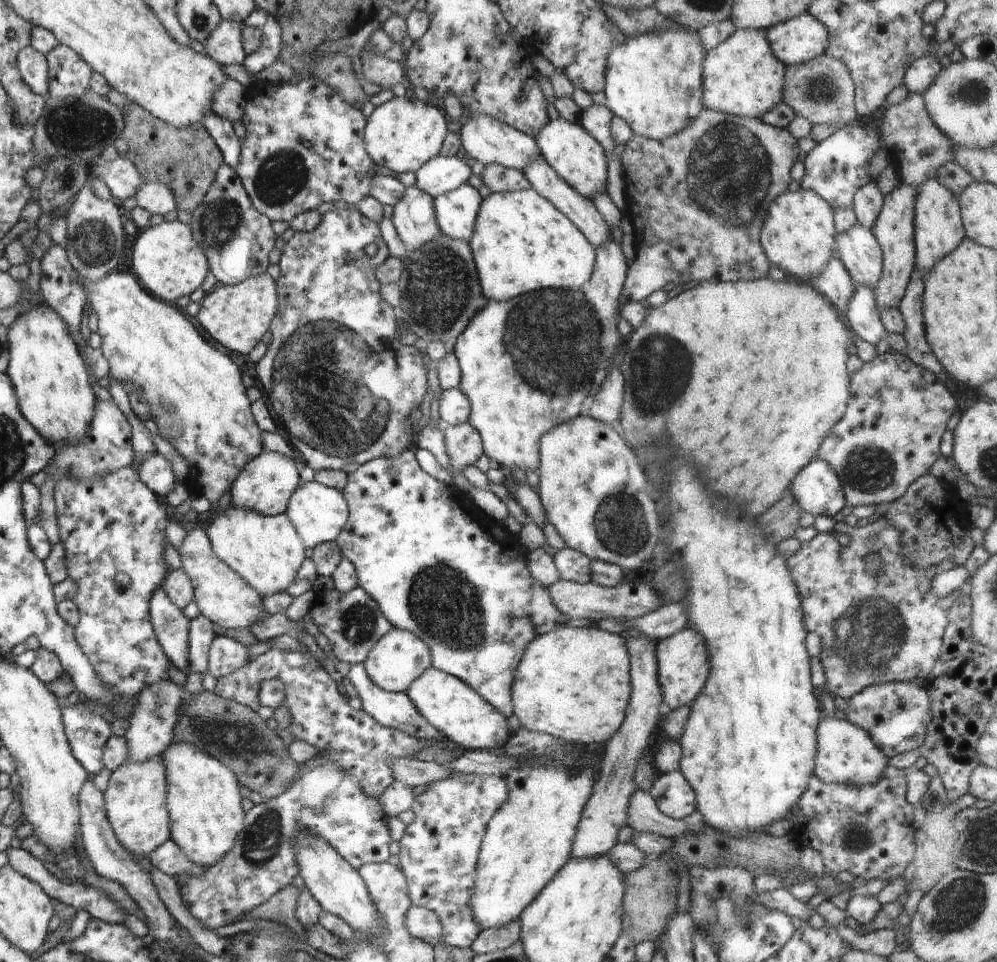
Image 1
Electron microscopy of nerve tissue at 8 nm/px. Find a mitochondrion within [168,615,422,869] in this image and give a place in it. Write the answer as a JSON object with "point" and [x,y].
{"point":[223,731]}

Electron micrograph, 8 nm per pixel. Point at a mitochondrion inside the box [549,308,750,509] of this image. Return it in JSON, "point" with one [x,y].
{"point":[659,355]}

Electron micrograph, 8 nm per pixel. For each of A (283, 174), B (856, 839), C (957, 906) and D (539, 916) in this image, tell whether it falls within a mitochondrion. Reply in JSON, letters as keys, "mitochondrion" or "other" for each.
{"A":"mitochondrion","B":"mitochondrion","C":"mitochondrion","D":"other"}

